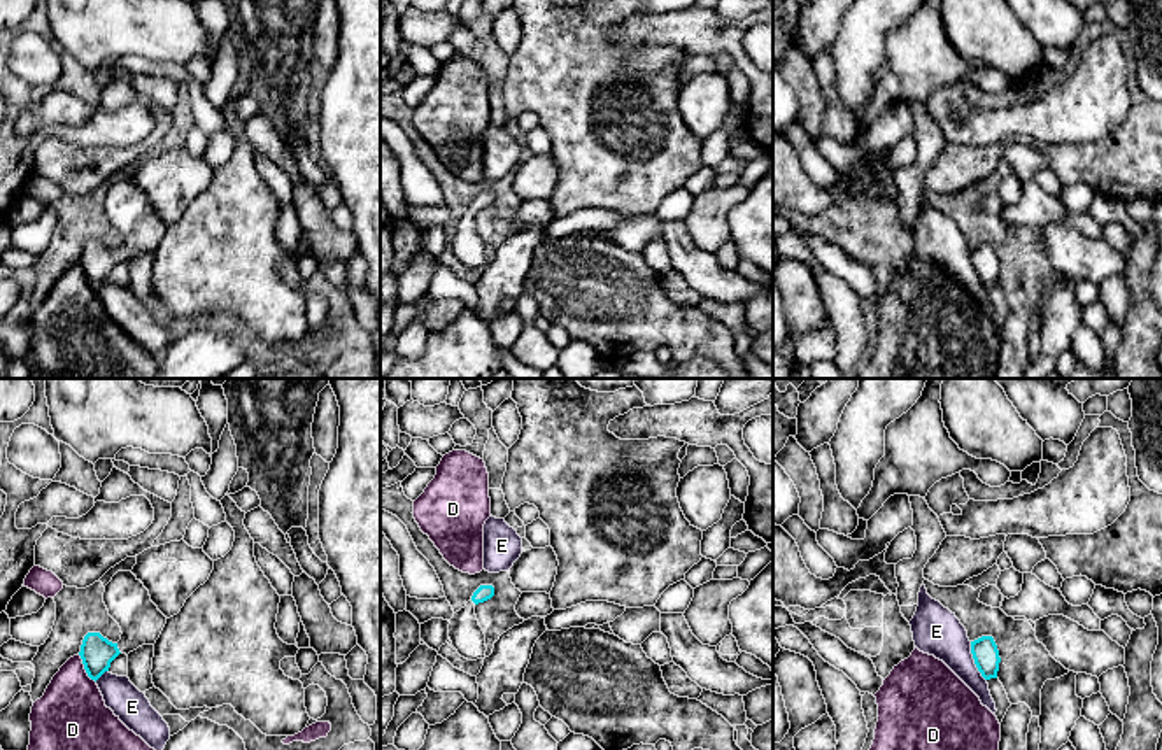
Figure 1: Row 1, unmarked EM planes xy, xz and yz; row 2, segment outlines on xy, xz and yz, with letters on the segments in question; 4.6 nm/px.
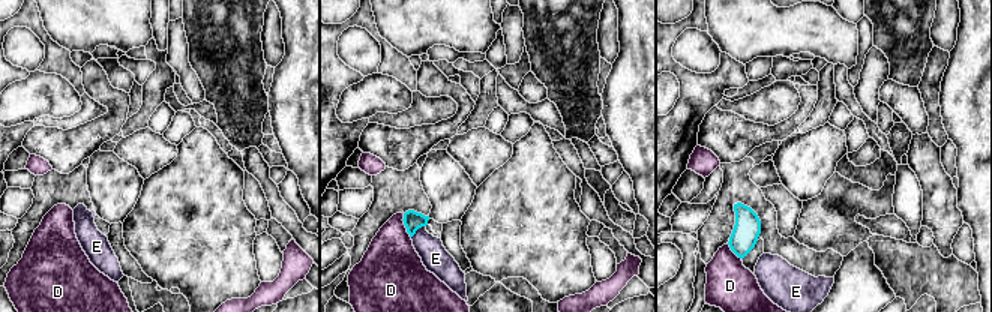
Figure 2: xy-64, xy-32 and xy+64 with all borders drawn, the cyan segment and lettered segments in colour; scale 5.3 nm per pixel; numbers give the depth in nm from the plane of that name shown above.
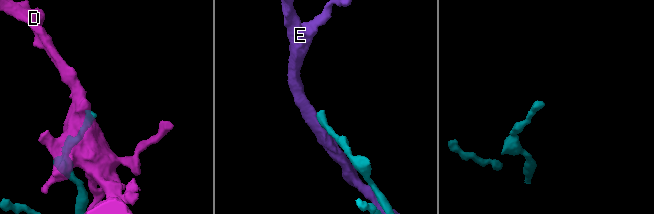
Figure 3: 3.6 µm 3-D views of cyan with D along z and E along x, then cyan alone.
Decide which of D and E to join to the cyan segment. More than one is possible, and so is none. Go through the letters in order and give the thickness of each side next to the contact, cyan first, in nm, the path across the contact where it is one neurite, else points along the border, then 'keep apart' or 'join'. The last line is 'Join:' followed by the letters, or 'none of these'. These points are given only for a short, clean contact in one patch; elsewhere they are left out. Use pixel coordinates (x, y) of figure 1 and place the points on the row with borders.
D: 160 nm thick on the cyan side, 320 nm on the other; border along xy (77, 654), (85, 672), (95, 682); keep apart
E: 120 nm thick on the cyan side, 220 nm on the other; border along yz (970, 642), (973, 663), (985, 680); keep apart
Join: none of these

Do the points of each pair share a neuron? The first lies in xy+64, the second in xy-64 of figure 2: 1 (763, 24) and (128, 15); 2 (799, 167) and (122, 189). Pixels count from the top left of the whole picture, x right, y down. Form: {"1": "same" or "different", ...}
{"1": "same", "2": "different"}

